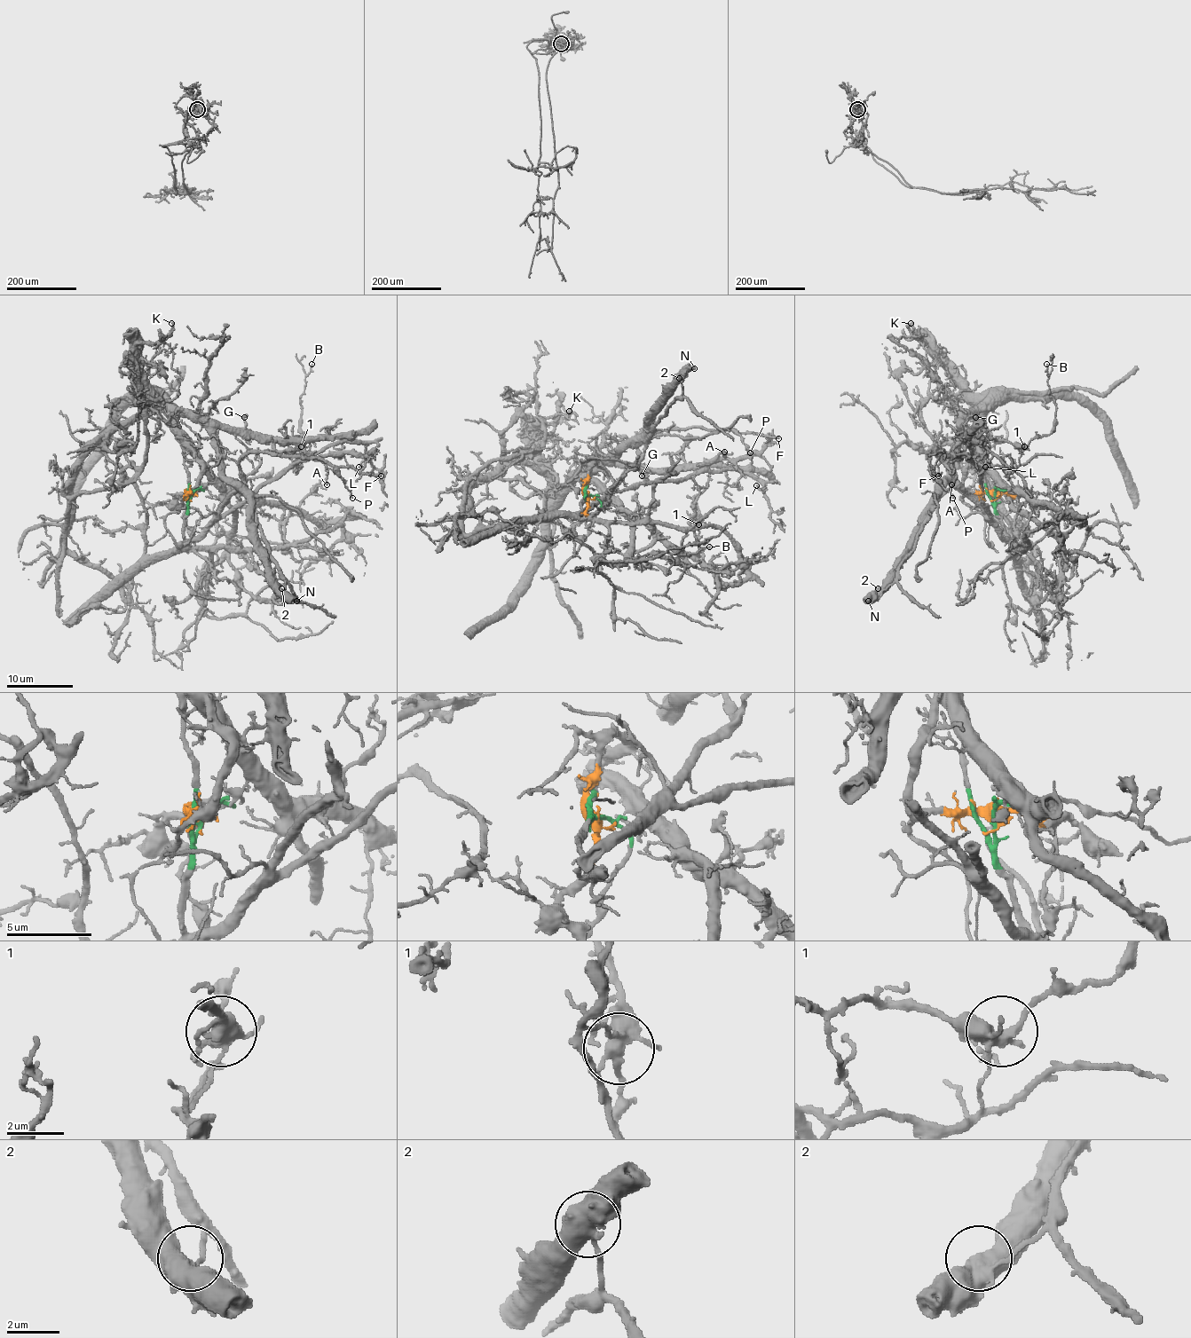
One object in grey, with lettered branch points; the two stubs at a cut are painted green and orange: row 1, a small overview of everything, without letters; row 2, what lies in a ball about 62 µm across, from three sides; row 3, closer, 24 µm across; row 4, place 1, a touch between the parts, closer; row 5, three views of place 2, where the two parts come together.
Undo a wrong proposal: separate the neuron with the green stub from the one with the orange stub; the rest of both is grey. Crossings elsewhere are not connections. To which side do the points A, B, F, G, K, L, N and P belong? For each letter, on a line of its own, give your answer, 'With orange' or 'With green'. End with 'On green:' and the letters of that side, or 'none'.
A: With orange
B: With orange
F: With green
G: With orange
K: With orange
L: With green
N: With orange
P: With green
On green: F, L, P

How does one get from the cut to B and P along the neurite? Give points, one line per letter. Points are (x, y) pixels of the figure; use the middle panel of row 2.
B: (587, 494), (593, 463), (573, 478), (606, 465), (705, 467), (706, 488), (693, 499), (698, 555), (710, 547)
P: (587, 494), (585, 507), (639, 458), (637, 442), (647, 434), (733, 428), (749, 453)

